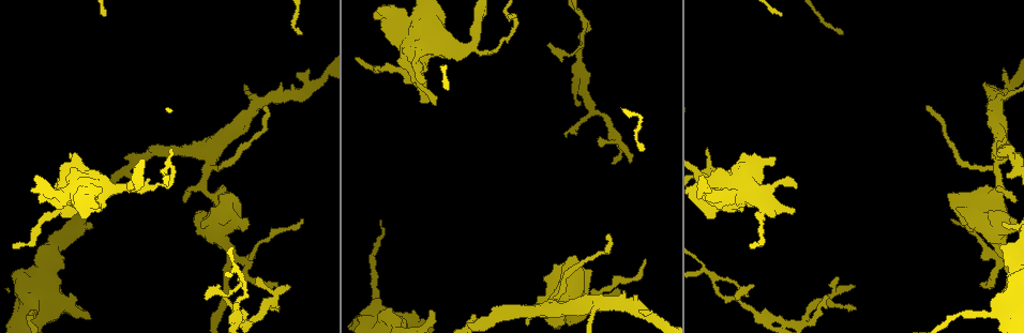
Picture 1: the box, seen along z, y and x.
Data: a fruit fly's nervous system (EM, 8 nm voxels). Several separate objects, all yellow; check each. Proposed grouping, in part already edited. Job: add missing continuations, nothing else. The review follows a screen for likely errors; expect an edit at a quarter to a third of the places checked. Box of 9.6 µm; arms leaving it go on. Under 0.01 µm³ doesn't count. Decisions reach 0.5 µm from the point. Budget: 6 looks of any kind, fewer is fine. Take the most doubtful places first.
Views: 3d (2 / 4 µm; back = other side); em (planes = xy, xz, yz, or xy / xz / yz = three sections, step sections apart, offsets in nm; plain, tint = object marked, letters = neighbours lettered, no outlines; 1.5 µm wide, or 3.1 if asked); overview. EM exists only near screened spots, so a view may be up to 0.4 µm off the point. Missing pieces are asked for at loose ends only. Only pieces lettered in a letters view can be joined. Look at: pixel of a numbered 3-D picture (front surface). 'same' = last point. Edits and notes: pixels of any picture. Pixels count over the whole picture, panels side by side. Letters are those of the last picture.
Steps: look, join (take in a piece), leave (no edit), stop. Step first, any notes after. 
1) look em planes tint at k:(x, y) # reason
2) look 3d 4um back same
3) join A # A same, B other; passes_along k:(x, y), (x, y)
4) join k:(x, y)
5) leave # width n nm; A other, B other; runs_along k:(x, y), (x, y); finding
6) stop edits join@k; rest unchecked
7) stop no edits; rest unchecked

look em planes plain at 1:(421, 84) # branch stops here

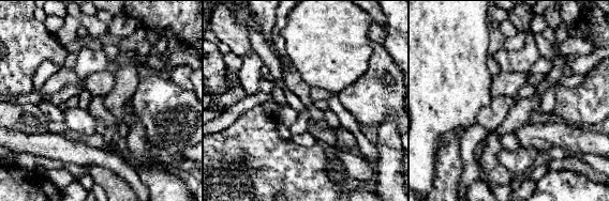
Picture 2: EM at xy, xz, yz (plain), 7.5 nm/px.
look em planes letters same # see the neighbours

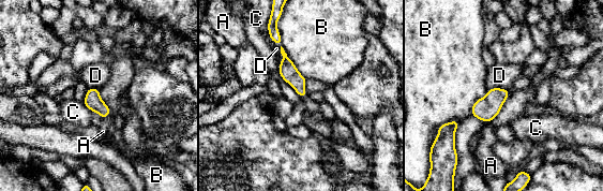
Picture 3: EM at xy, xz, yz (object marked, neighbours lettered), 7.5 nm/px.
leave # longest_contact B 460 nm; A other, B other, C other, D other; no lettered piece goes on from it

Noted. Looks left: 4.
look 3d 4um at 1:(620, 290) # tapers out

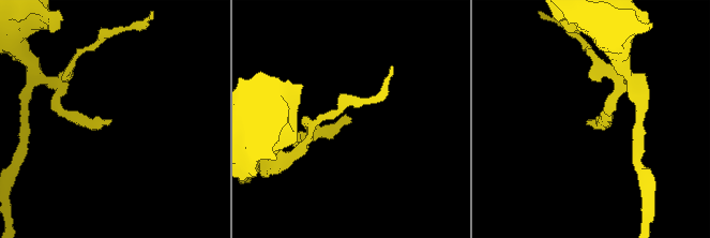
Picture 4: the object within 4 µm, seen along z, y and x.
look em planes letters at 4:(590, 121) # now the EM

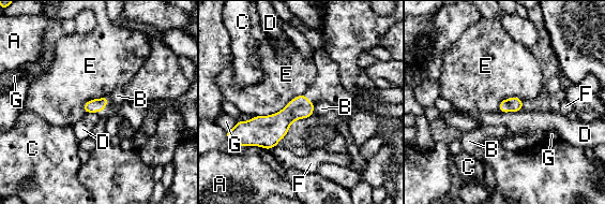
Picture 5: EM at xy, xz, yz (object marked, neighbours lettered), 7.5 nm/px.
leave # A other, B other, C other, D other, E other, F other, G other; border 5:(303, 92), (274, 113), (253, 117); none of them fits

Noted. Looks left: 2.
look 3d 4um at 1:(852, 286) # branch stops here

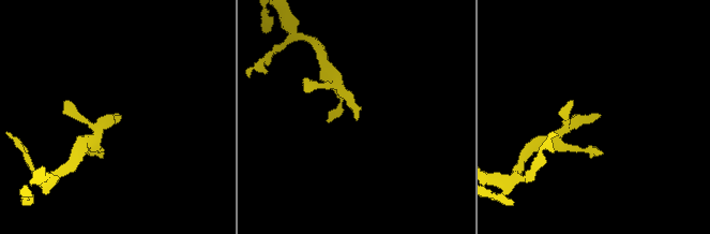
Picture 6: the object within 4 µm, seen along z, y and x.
look em yz step 4 letters at 6:(356, 120) # shape alone is not enough

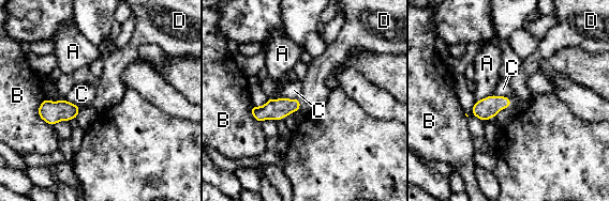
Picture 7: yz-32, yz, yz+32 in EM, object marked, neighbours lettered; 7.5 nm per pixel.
join D # longest_contact B 240 nm; A other, B other, C other, D same; passes_along 7:(276, 109), (299, 105), (315, 93); it goes on there

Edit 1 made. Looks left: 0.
stop edits join@7; rest unchecked

